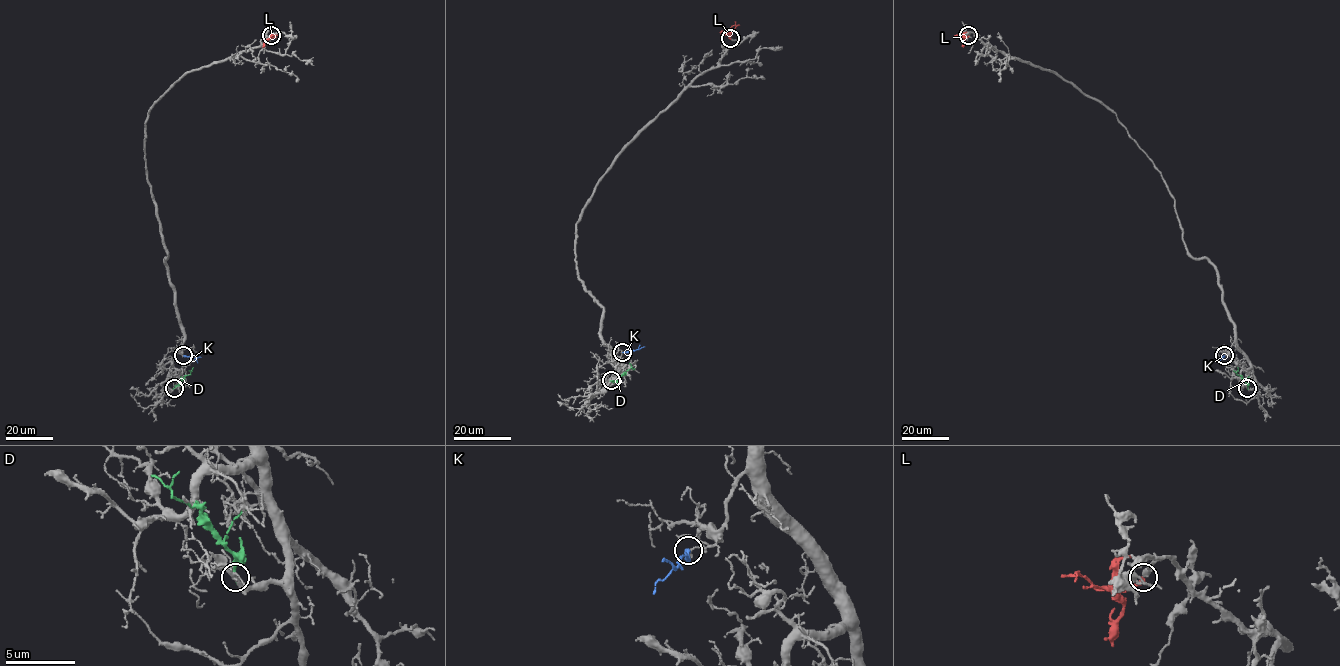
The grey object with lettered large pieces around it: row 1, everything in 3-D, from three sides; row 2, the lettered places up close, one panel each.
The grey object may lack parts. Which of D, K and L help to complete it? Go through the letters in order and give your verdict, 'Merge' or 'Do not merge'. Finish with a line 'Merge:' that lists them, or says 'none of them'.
D: Do not merge
K: Do not merge
L: Merge
Merge: L

